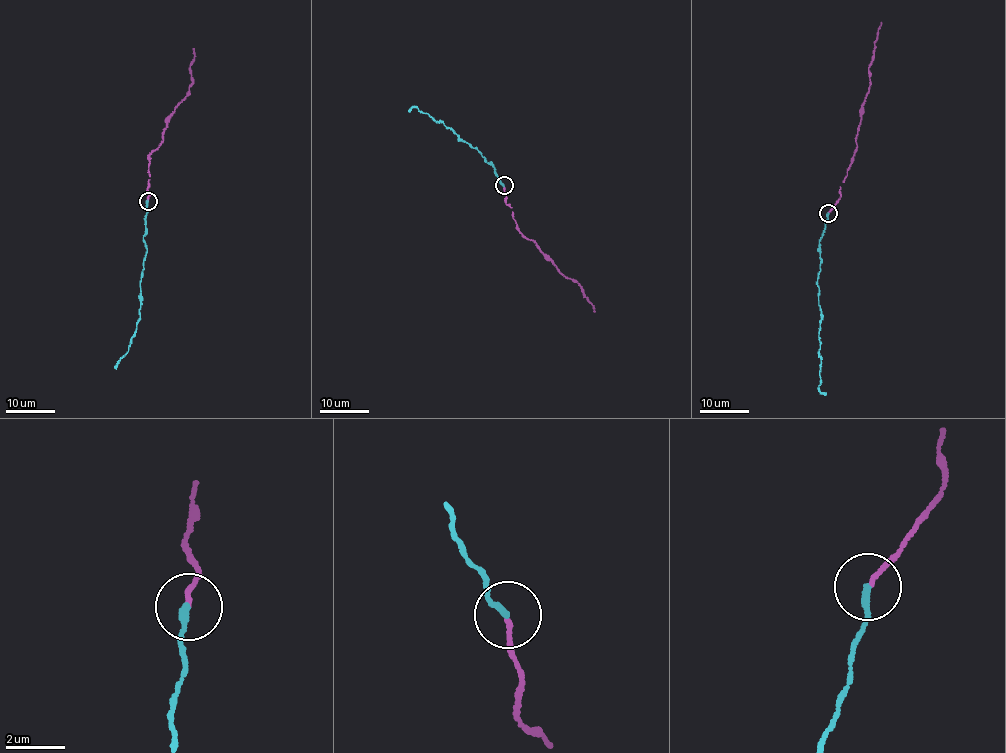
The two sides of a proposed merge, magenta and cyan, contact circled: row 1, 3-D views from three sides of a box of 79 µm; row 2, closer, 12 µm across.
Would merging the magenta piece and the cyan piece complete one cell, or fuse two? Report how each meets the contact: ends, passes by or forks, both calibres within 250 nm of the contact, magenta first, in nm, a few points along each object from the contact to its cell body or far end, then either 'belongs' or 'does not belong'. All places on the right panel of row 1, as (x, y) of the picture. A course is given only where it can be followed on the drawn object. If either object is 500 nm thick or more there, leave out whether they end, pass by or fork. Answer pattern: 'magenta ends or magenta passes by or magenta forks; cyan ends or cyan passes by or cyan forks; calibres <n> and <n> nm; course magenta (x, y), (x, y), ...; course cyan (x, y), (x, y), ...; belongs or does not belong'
magenta ends; cyan ends; calibres 130 and 200 nm; course magenta (829, 213), (840, 198), (839, 189), (857, 146), (861, 109), (870, 81), (868, 67), (881, 23); course cyan (827, 214), (819, 242), (817, 279), (821, 311), (818, 387), (826, 394); belongs

